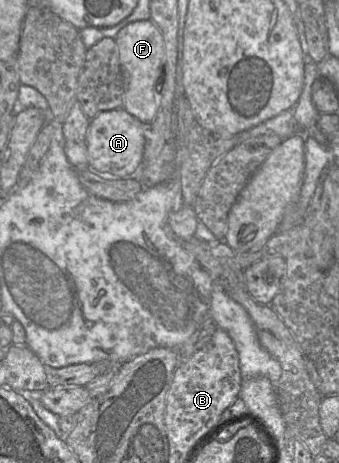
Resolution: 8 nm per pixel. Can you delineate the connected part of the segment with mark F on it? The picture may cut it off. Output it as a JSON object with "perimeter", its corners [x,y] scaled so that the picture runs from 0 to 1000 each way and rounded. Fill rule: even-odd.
{"perimeter":[[[410,43],[363,58],[336,82],[348,104],[366,175],[363,233],[422,268],[457,253],[487,143],[484,86],[466,58],[440,43]]]}

